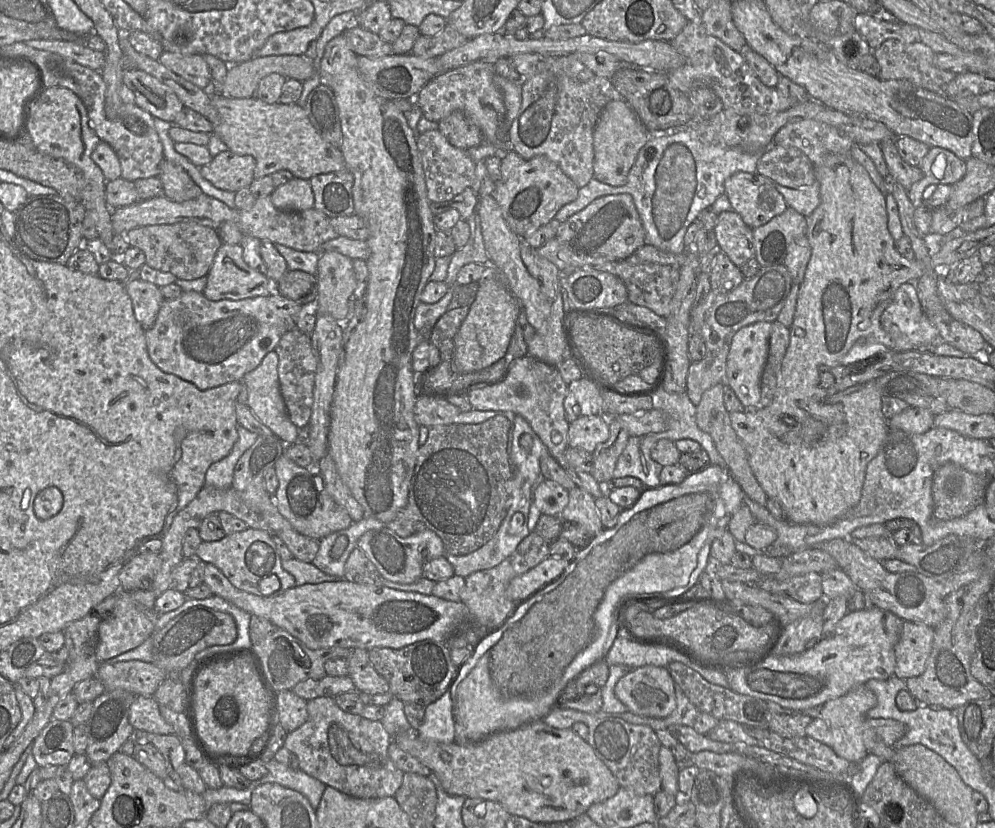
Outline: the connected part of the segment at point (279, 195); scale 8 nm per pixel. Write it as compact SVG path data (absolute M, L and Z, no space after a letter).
M293 177L270 195L273 205L285 211L303 211L314 207L314 195L309 180Z

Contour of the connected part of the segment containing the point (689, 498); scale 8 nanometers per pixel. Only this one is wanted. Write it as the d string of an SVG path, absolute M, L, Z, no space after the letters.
M710 464L703 471L696 472L696 473L688 473L687 477L679 485L660 485L656 488L643 488L641 490L638 501L633 506L633 508L620 512L618 521L614 527L603 528L600 533L598 533L597 535L592 537L590 543L585 548L577 549L574 557L570 561L568 561L567 566L564 569L564 572L562 574L560 574L559 580L554 582L553 584L547 586L546 588L542 589L541 591L536 593L536 595L534 597L531 598L531 600L533 600L534 602L532 603L530 610L518 622L516 622L514 625L512 625L505 633L504 633L504 630L501 630L499 628L497 631L485 636L483 638L483 640L481 641L481 643L475 649L472 656L470 658L468 658L464 663L462 663L461 666L458 667L457 678L452 683L449 691L450 691L451 699L452 699L454 721L457 725L462 727L463 738L467 738L467 739L475 738L475 737L478 737L491 730L514 730L517 727L531 723L534 719L536 719L538 717L543 717L544 714L549 710L550 707L558 704L558 695L565 688L565 686L567 685L567 683L569 681L571 681L572 679L575 679L581 672L583 672L588 667L594 665L595 663L597 663L601 660L604 660L603 659L603 648L604 648L606 639L608 637L610 626L613 623L613 617L612 617L613 609L614 609L615 605L617 604L617 602L622 597L624 597L626 595L631 595L631 594L646 595L646 596L649 596L651 599L655 599L655 600L670 600L670 599L683 597L681 595L676 595L676 596L672 596L672 597L657 597L655 594L649 594L649 593L662 593L662 592L666 592L666 591L669 591L676 587L680 587L680 586L684 586L684 585L688 586L688 589L687 589L687 591L688 591L691 587L693 587L696 583L699 582L700 575L705 571L707 564L708 564L708 559L710 557L710 547L711 547L712 541L715 538L720 537L726 530L728 530L728 524L729 524L730 518L743 505L744 496L746 496L745 493L741 489L740 485L734 480L734 478L730 474L729 470L723 469L720 466L713 465L713 464Z

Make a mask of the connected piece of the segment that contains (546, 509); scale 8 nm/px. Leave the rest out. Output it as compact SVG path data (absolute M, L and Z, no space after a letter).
M538 476L531 486L532 502L540 510L541 514L559 516L567 506L568 491L560 484Z

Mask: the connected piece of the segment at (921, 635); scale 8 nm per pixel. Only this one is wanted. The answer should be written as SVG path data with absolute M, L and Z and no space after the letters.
M904 621L895 645L894 675L906 680L923 674L932 649L934 629L923 623Z

